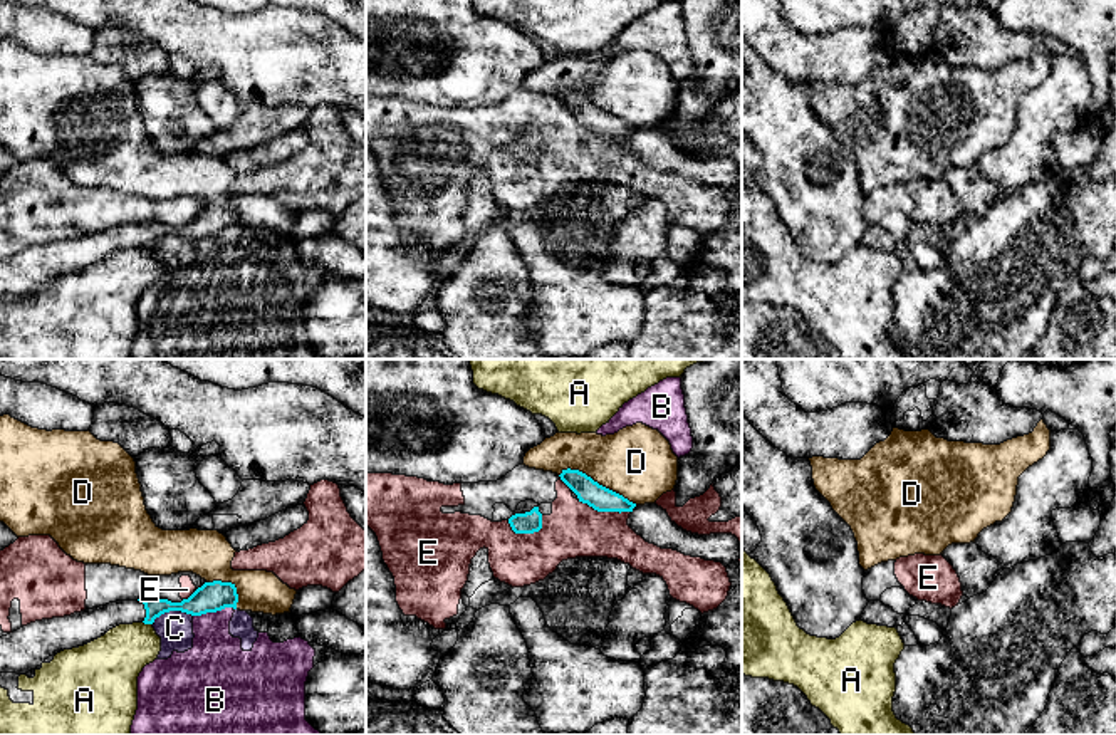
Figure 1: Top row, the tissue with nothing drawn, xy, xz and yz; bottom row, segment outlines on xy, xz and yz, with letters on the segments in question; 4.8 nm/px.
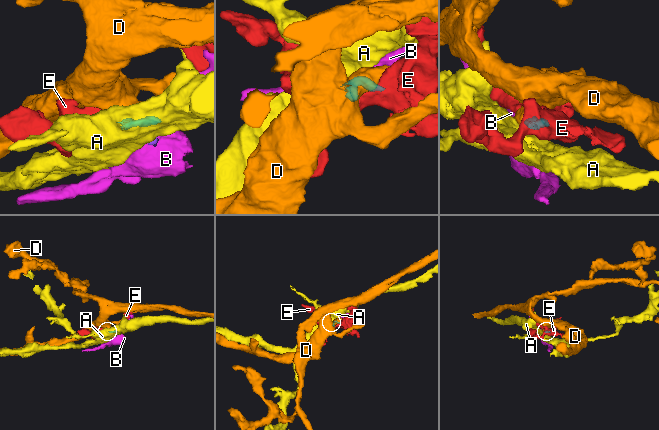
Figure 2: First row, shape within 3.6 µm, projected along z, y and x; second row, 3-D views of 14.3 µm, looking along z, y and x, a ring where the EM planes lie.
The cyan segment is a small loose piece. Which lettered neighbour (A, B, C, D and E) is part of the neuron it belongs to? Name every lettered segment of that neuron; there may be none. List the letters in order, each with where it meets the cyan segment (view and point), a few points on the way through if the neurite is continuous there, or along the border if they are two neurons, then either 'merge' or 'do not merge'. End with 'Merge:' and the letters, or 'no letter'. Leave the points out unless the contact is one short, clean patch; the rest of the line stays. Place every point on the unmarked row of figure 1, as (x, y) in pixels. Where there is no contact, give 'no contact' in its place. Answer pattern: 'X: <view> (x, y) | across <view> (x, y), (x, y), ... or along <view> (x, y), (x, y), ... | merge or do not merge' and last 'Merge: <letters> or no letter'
A: xy (148, 247) | along xy (143, 245), (151, 249) | do not merge
B: xy (213, 235) | along xy (234, 232), (193, 240) | do not merge
C: xy (172, 234) | do not merge
D: xz (596, 106) | do not merge
E: xz (522, 156) | do not merge
Merge: no letter

